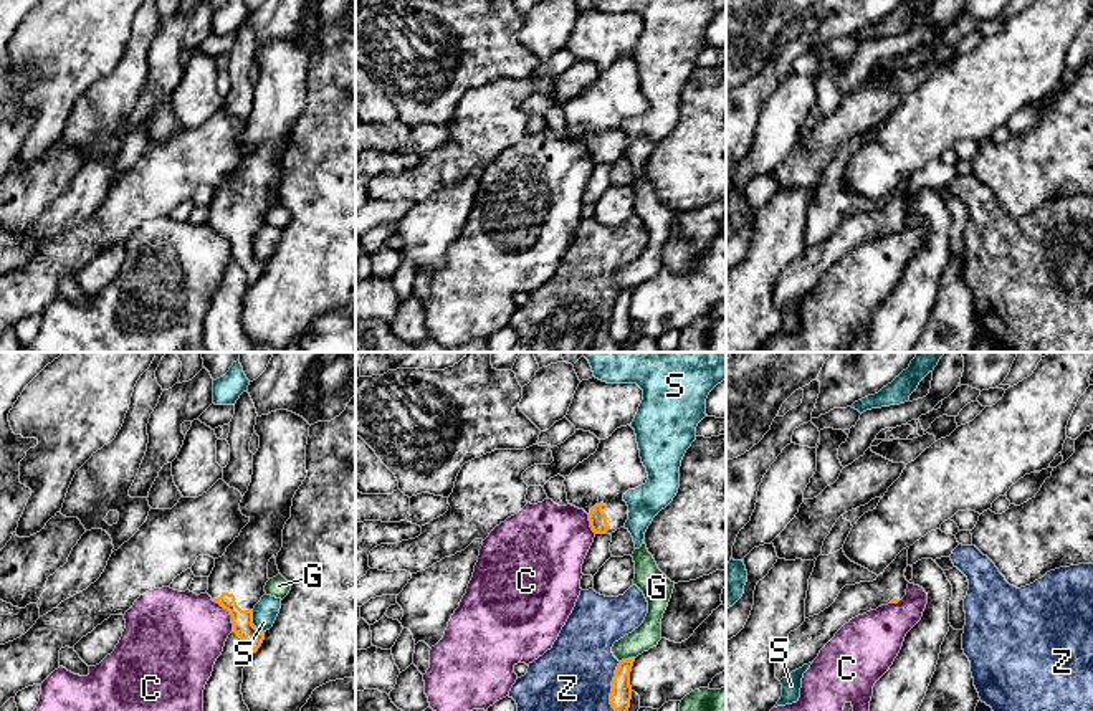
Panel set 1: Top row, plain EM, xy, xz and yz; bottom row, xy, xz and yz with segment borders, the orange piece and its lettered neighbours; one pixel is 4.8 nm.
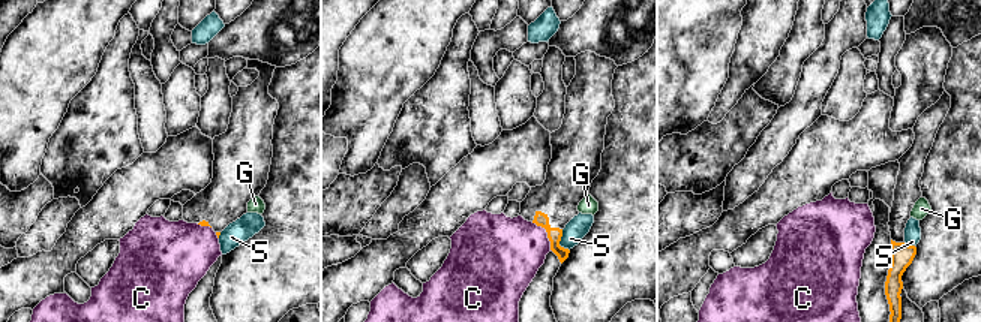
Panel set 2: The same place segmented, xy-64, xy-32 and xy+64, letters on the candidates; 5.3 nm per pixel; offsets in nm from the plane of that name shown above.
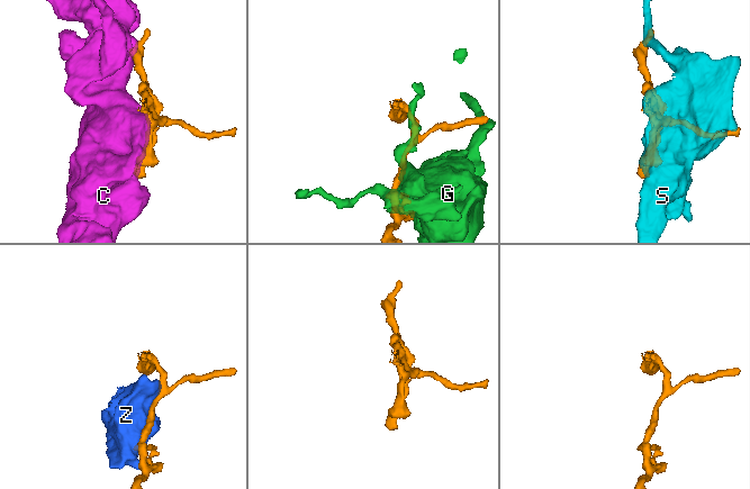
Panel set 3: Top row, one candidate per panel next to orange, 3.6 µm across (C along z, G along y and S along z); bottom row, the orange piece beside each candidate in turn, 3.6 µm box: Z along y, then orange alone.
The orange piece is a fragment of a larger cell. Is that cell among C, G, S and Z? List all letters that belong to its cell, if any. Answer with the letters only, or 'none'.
none

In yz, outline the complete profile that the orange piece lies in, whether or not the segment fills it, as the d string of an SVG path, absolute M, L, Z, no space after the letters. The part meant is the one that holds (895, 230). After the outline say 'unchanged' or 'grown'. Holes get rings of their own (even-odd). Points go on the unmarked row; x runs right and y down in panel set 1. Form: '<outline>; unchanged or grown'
M903 179L873 212L845 215L828 238L805 248L797 260L790 261L776 279L776 308L780 311L792 301L812 293L852 248L881 235L898 233L906 225L909 213L904 207L908 179Z; grown

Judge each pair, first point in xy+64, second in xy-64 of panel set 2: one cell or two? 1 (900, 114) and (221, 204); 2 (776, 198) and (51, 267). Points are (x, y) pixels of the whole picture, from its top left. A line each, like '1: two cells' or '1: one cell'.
1: one cell
2: one cell

